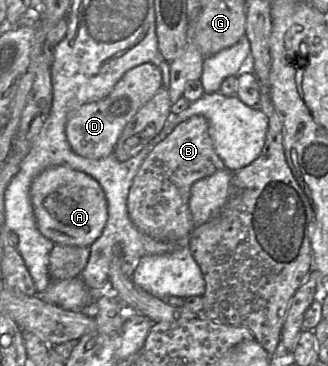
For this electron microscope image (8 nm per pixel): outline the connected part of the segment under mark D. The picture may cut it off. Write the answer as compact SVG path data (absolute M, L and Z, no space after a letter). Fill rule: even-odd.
M152 62L128 70L105 98L83 104L69 114L66 137L72 150L80 156L94 160L112 154L127 123L157 93L161 86L161 70Z

